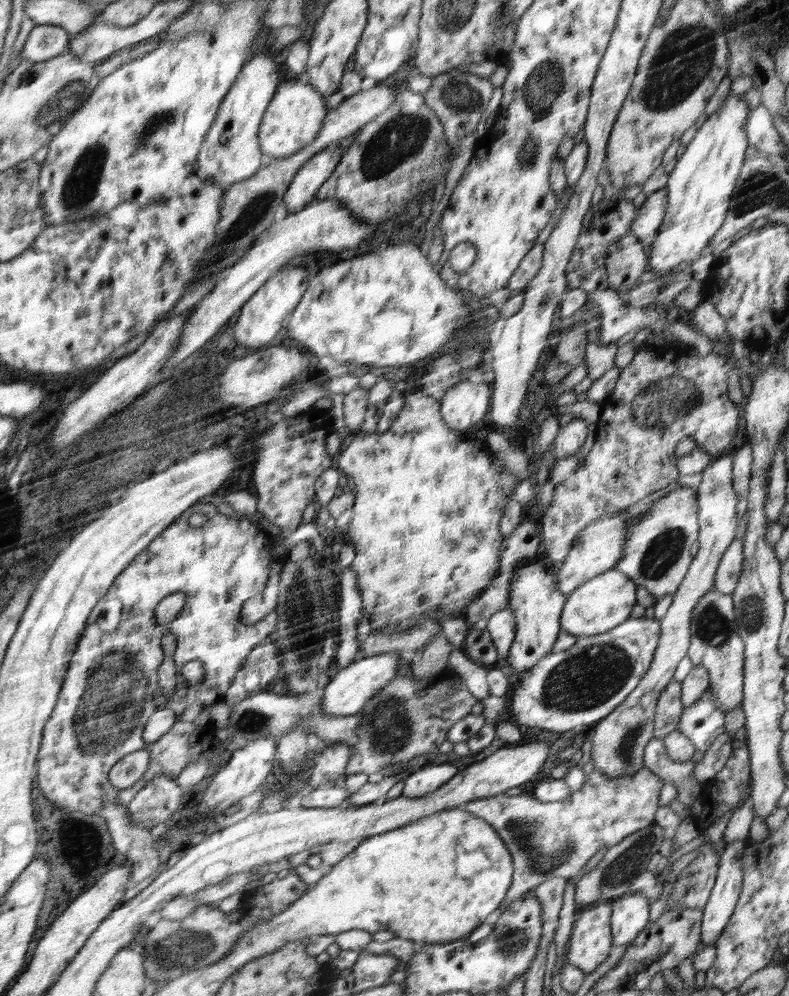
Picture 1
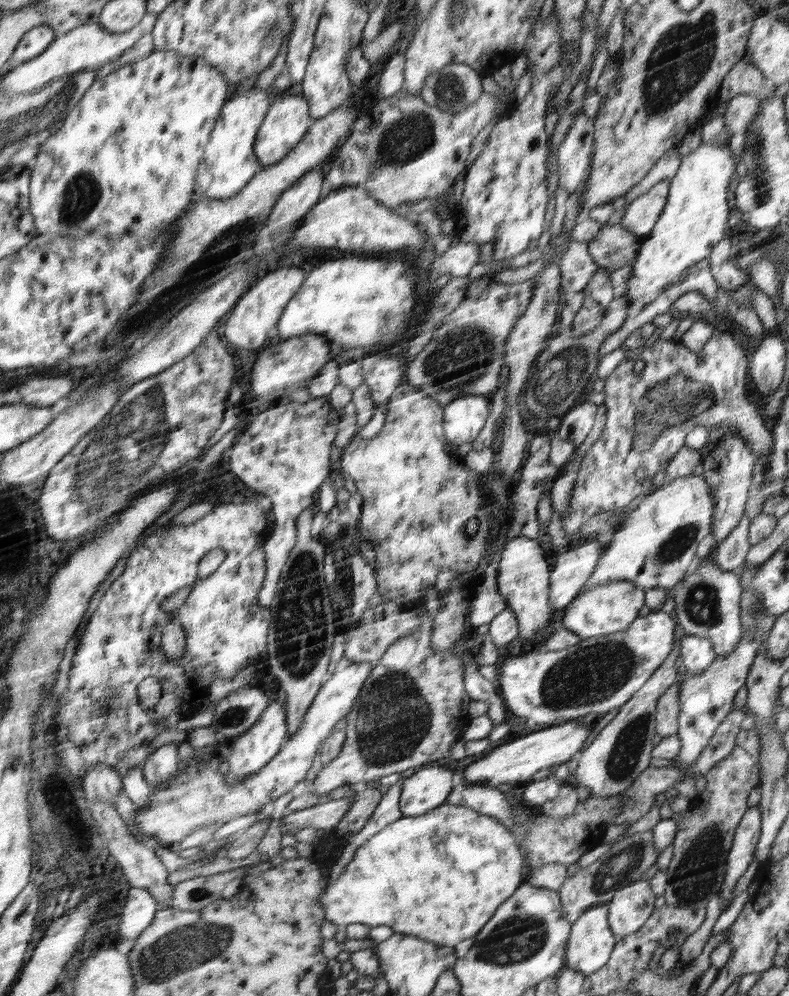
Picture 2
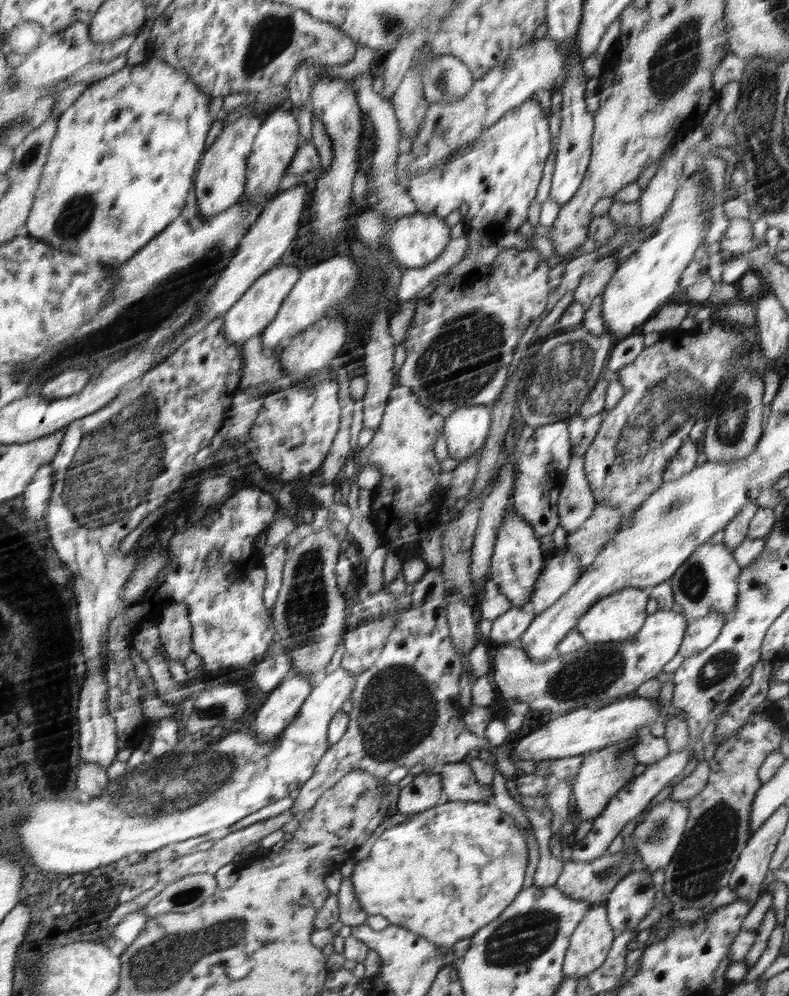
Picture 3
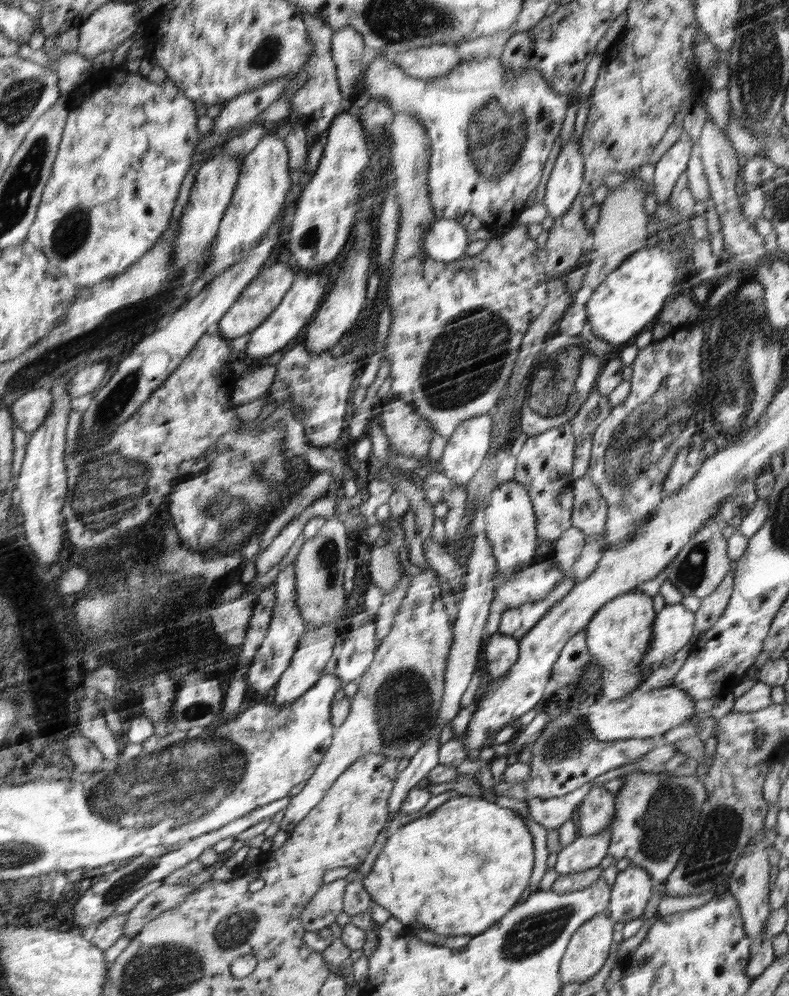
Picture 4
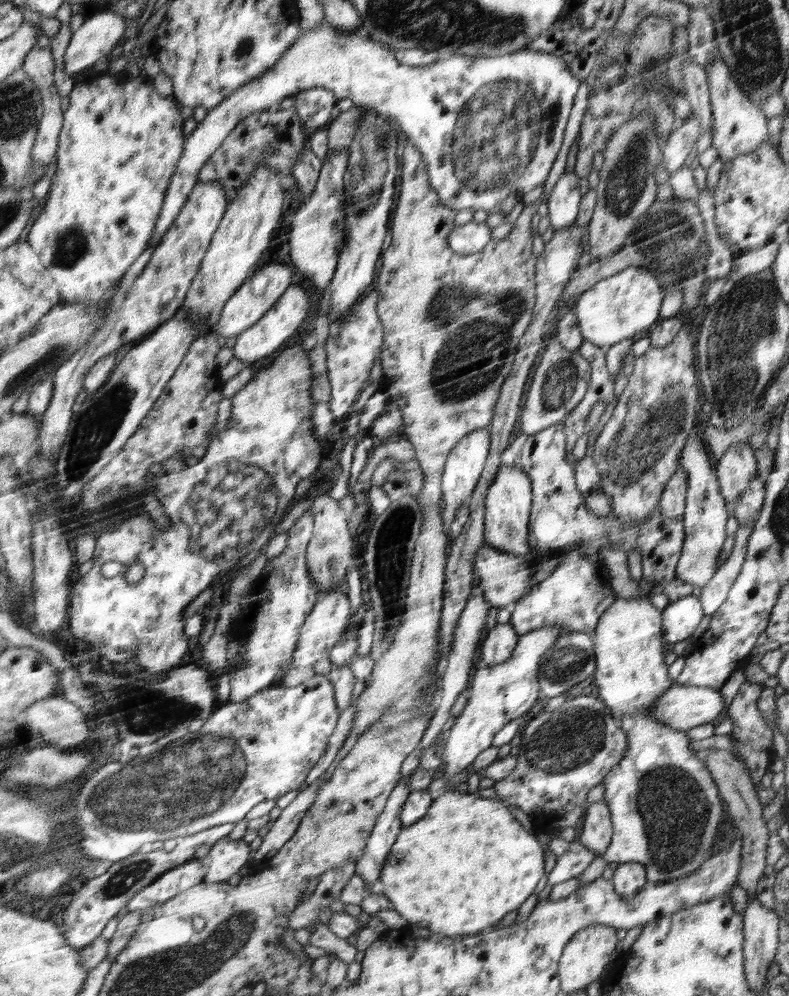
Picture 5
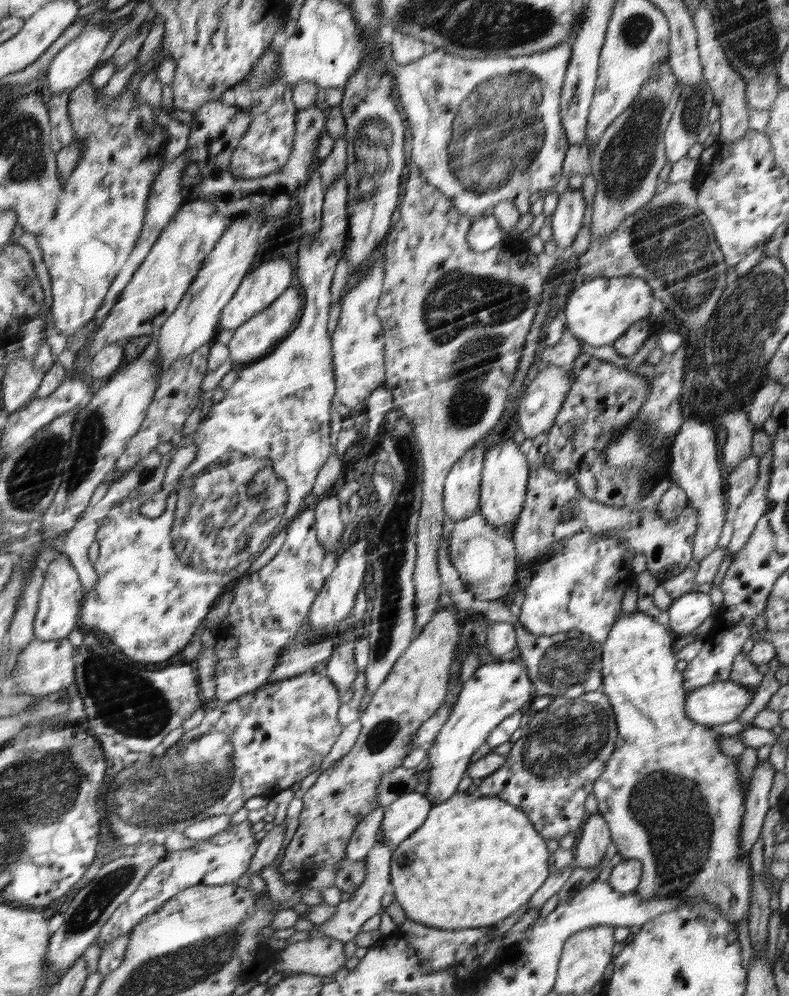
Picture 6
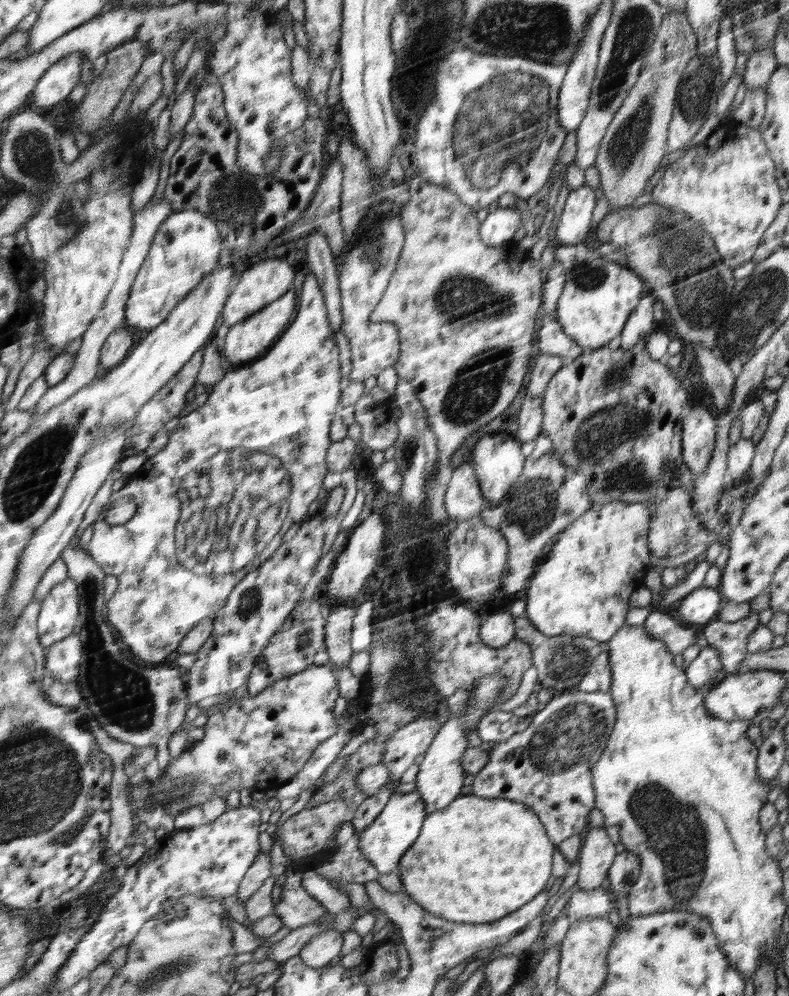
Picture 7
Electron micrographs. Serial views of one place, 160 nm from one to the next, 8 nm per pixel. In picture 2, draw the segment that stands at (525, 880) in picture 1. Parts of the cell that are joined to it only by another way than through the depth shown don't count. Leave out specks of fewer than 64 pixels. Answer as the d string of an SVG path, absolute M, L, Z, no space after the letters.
M747 704L740 709L733 710L722 725L716 729L711 742L703 753L700 754L698 760L687 769L680 770L674 767L649 767L639 774L638 780L619 795L609 797L588 797L584 802L579 802L576 806L575 813L563 821L554 820L544 815L540 809L540 814L534 814L522 800L518 800L518 806L512 808L506 795L497 788L492 788L484 784L467 784L464 779L458 778L456 788L453 789L451 796L448 797L448 803L454 806L462 805L471 807L480 814L486 814L503 822L508 830L512 830L512 834L516 836L526 836L522 840L524 849L524 858L527 858L528 868L538 868L544 864L552 864L552 862L570 866L574 862L578 862L580 857L586 852L590 852L592 848L596 848L602 843L603 833L610 824L625 824L628 827L638 822L652 806L654 806L654 798L661 792L665 792L672 788L678 782L690 780L697 775L705 776L705 774L716 766L726 755L732 752L735 745L736 737L740 730L742 721L748 716Z

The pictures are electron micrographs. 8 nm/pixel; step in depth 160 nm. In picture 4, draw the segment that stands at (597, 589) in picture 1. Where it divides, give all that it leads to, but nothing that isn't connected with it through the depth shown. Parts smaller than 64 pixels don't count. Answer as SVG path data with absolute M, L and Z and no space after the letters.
M638 590L629 591L627 594L620 595L612 601L608 601L594 617L591 618L590 624L584 629L587 638L587 649L602 668L602 681L604 682L603 702L613 701L635 692L640 688L644 680L646 680L646 672L639 668L639 662L647 653L648 647L651 645L652 637L654 636L654 627L652 622L655 622L654 608L652 608L652 598L649 594L644 594Z

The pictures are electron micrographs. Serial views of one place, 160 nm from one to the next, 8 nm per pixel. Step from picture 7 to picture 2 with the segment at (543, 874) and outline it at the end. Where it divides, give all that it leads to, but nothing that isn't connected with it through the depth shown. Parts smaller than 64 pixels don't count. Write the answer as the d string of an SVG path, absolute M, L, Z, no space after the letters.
M444 803L444 806L438 806L437 809L429 810L420 816L402 816L396 822L388 824L378 834L369 838L360 848L356 849L354 858L346 865L344 872L336 880L330 880L328 888L324 889L319 896L319 904L324 907L325 920L334 923L336 926L348 927L349 925L362 924L372 928L386 925L394 933L411 935L427 942L436 942L438 946L448 946L452 949L467 938L474 937L482 932L483 927L497 913L496 908L519 889L522 868L524 868L524 858L522 858L522 852L520 852L520 844L518 844L516 836L512 836L506 826L500 824L499 819L480 814L468 806L454 806L450 803Z

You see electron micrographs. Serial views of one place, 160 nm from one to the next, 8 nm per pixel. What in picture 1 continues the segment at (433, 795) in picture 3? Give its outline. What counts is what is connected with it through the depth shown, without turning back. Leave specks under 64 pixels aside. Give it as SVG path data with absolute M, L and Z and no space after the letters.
M450 762L439 765L427 764L404 780L402 795L414 798L430 794L450 781L455 774L458 774L458 768Z

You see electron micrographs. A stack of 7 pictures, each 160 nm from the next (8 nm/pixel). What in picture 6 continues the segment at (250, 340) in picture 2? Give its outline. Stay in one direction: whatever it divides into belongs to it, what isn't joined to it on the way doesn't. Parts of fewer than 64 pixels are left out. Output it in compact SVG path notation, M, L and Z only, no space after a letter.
M272 260L262 263L256 270L253 270L247 277L243 278L235 296L228 301L222 312L222 320L219 322L219 330L236 330L248 320L274 304L276 300L290 286L292 282L292 266L288 260Z

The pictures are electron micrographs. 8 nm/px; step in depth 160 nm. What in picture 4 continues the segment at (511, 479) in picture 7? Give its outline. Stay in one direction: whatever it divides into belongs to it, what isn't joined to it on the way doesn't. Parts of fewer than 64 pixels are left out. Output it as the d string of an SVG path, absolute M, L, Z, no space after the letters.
M512 480L500 484L489 494L487 508L481 516L482 529L487 534L495 558L498 580L514 577L527 569L536 552L536 522L534 504L524 485Z

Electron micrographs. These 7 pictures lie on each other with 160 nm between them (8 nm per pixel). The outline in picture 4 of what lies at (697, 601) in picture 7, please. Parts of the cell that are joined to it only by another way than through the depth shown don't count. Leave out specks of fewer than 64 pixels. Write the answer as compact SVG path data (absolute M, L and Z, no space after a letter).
M681 602L665 605L656 617L651 645L641 658L639 668L644 670L650 664L660 664L662 658L674 656L692 636L692 626L695 626L694 612L686 610Z

